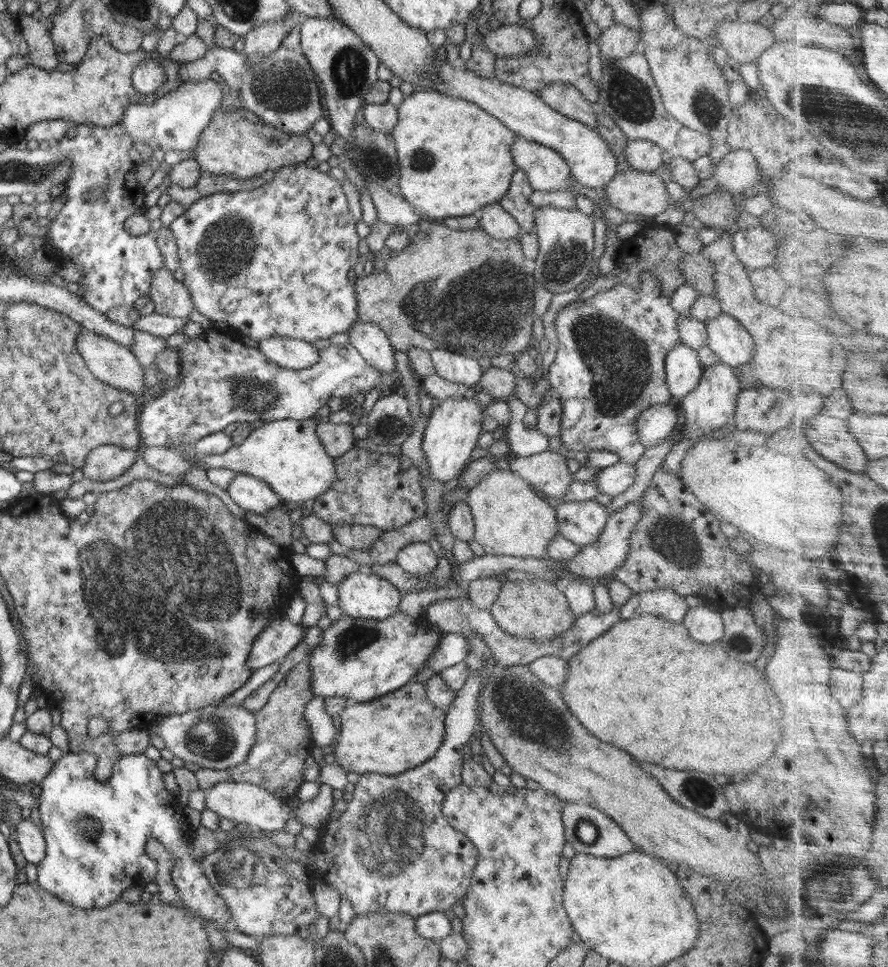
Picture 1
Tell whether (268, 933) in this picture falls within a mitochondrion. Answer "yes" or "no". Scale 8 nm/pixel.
no

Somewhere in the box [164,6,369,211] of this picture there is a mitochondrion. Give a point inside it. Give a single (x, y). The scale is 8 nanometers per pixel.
(284, 88)

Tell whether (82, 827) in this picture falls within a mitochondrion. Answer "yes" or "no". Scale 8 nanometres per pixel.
yes

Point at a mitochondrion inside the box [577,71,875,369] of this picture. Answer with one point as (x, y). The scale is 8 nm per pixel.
(706, 109)

